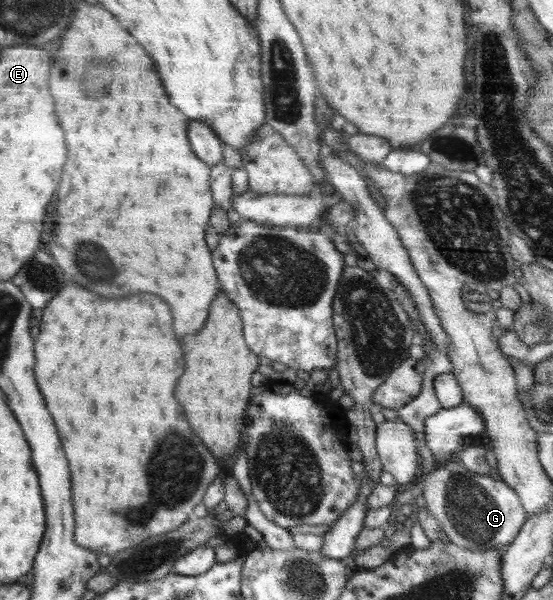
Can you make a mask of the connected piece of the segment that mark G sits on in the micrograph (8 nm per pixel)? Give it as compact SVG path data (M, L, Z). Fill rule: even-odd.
M455 456L437 465L426 478L419 476L424 485L426 509L440 523L450 541L468 551L498 549L500 552L516 539L526 513L512 487L504 480L496 480L490 474L482 475L464 467Z

